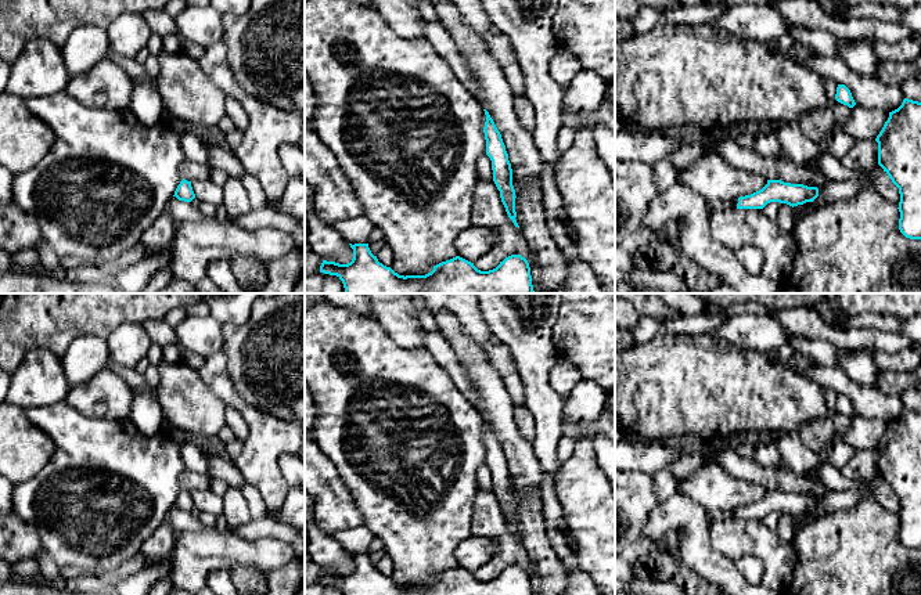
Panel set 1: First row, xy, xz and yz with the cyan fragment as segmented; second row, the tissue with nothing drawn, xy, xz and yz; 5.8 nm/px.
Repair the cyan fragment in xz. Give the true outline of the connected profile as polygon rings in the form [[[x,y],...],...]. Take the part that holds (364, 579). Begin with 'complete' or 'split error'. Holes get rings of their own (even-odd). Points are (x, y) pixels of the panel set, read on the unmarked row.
complete | [[[349,553],[353,559],[353,569],[348,574],[323,570],[320,583],[337,585],[343,595],[532,595],[530,577],[521,565],[511,565],[489,581],[478,580],[474,573],[456,566],[433,576],[425,585],[399,585],[391,577],[378,571],[368,558],[368,553]]]

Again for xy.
complete | [[[183,488],[177,495],[173,506],[176,506],[179,511],[191,512],[195,508],[191,491]]]

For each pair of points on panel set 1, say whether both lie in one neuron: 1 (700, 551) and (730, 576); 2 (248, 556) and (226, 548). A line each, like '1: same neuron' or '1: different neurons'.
1: same neuron
2: same neuron

